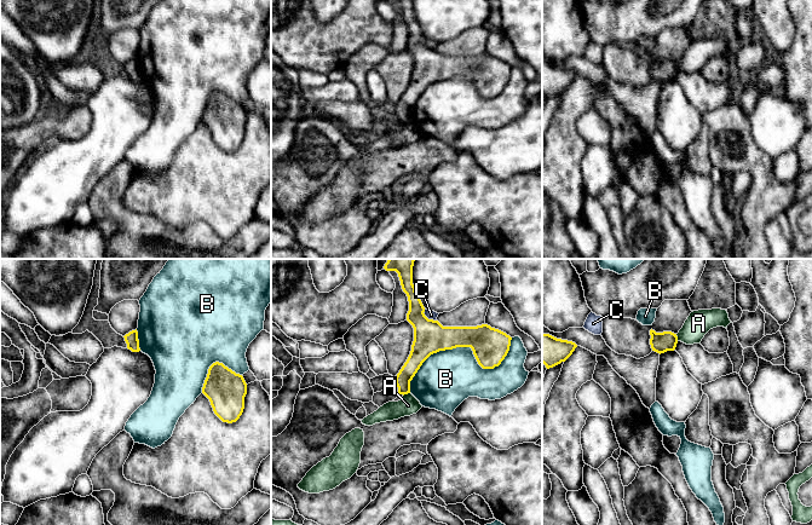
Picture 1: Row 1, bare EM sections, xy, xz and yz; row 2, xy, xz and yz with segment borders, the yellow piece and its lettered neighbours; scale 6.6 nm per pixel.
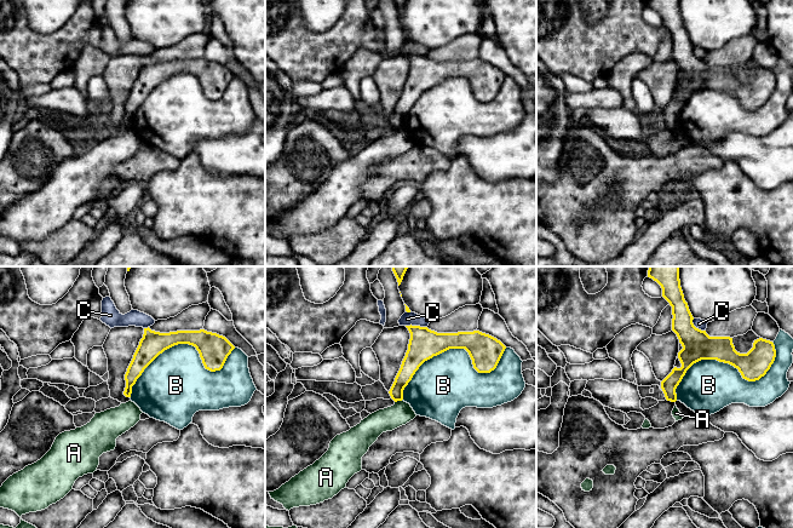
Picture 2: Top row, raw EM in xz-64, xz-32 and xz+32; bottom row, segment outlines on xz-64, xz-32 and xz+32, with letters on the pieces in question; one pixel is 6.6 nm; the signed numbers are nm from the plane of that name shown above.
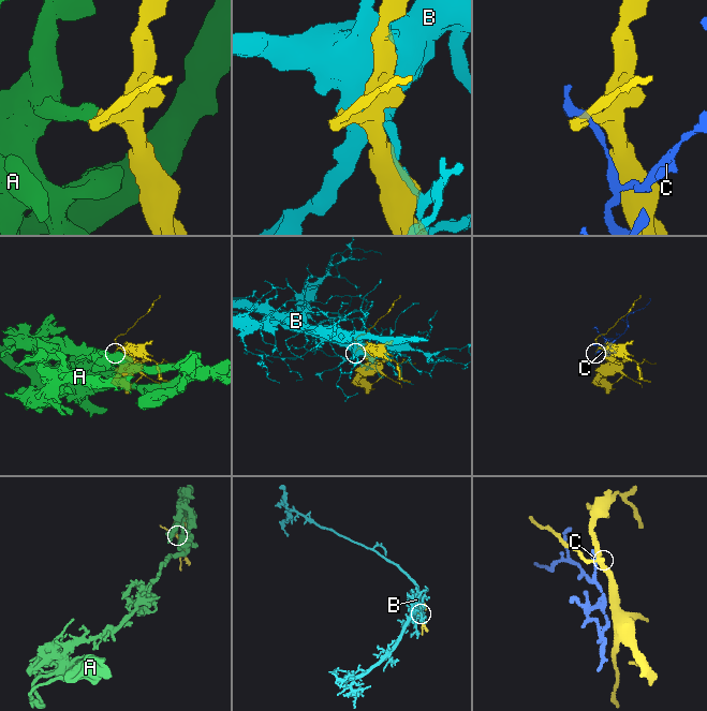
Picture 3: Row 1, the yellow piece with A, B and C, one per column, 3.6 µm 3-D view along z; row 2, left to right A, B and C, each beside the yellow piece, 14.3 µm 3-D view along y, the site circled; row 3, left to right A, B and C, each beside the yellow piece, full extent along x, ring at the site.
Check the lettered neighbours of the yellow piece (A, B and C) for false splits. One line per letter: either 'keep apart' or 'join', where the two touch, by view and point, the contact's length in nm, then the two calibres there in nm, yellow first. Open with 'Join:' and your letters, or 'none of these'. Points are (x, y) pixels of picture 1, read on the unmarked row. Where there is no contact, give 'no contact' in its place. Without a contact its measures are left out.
Join: none of these
A: keep apart; meets yellow in xz at (406, 122); contact 50 nm long; 110 nm thick on the yellow side, 130 nm on the other
B: keep apart; meets yellow in xz at (462, 75); contact 750 nm long; 240 nm thick on the yellow side, 380 nm on the other
C: keep apart; meets yellow in xz at (426, 46); contact 120 nm long; 220 nm thick on the yellow side, 60 nm on the other

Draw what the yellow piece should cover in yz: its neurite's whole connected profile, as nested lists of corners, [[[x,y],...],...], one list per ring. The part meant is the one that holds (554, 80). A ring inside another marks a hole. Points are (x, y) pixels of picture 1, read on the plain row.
[[[542,63],[542,92],[547,98],[565,91],[577,74],[572,70],[557,68],[549,63]]]

